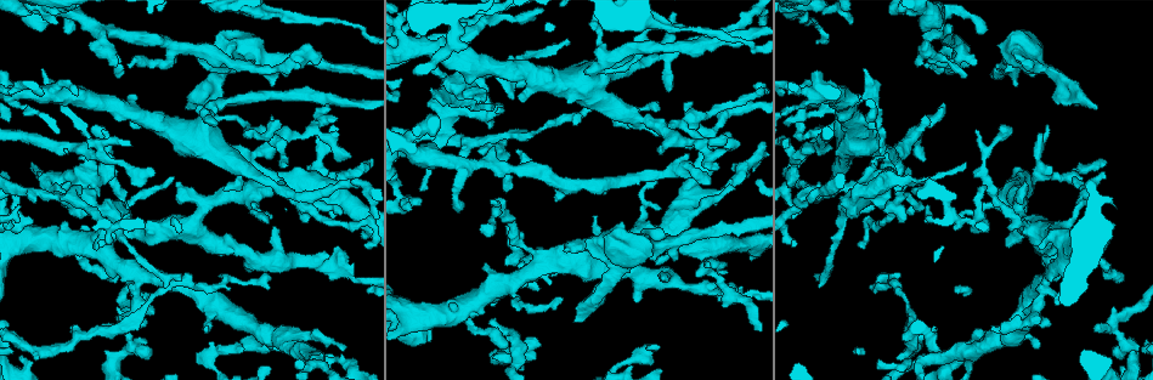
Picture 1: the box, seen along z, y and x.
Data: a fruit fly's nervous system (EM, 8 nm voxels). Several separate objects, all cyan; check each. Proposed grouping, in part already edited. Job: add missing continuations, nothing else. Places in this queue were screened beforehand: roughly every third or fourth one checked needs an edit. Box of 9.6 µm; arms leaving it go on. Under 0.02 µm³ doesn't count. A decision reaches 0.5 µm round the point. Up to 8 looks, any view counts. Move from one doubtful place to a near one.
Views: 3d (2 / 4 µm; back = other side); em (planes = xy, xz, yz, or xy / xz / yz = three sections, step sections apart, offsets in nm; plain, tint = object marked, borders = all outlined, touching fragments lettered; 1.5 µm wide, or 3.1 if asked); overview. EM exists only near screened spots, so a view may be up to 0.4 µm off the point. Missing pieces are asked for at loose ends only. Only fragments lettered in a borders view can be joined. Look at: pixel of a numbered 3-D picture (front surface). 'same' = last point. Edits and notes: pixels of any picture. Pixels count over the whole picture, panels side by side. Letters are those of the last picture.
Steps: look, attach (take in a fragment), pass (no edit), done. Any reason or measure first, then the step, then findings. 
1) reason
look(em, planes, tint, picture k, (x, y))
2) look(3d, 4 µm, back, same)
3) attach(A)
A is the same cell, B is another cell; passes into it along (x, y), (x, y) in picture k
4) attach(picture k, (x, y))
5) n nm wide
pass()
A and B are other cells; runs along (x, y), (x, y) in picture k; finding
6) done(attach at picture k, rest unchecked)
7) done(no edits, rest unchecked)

free end
look(3d, 4 µm, picture 1, (121, 204))

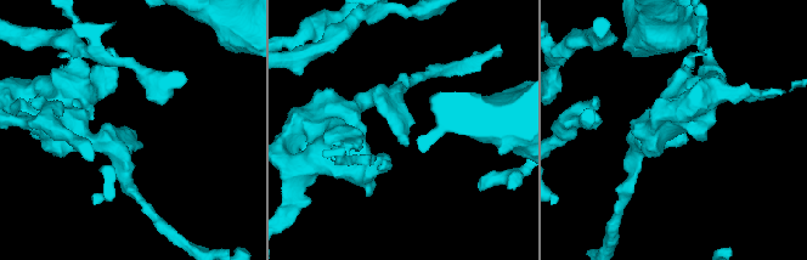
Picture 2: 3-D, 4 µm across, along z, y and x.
look(em, xz, step 4, borders, picture 2, (406, 144))

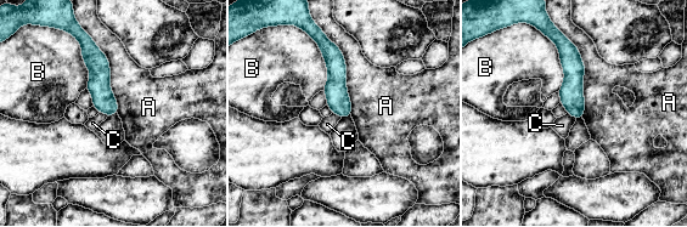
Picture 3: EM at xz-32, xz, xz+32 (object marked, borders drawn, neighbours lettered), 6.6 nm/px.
look(em, planes, borders, same)

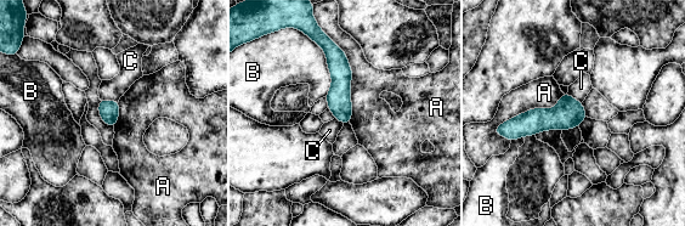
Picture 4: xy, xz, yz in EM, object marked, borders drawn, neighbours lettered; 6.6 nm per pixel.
A touches over 600 nm
pass()
A, B and C are other cells; runs along (327, 45), (340, 71), (345, 120) in picture 4; none of them fits

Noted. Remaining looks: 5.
branch stops here
look(em, planes, borders, picture 1, (647, 229))

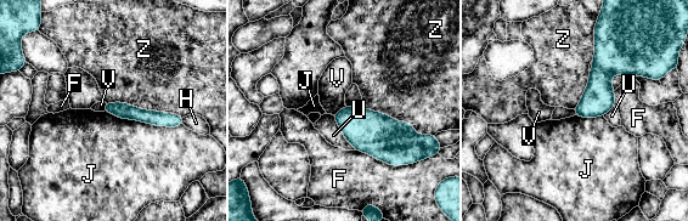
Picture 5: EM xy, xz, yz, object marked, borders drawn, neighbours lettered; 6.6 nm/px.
pass()
F, H, J, U, V and Z are other cells; no lettered fragment goes on from it

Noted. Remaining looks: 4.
tapers out
look(em, planes, tint, picture 1, (570, 43))

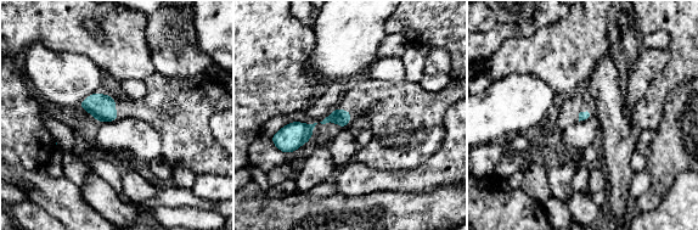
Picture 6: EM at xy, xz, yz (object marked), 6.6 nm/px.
see the neighbours
look(em, planes, borders, same)

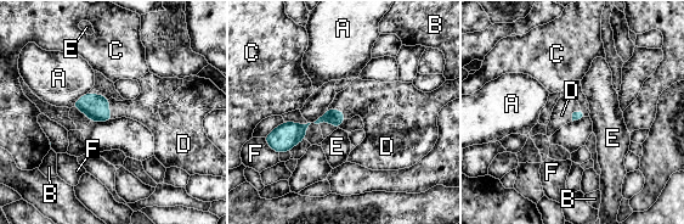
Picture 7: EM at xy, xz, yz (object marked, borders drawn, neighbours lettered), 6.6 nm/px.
attach(D)
D is the same cell, A, B, C, E and F are other cells; passes into it along (335, 117), (338, 110), (373, 101) in picture 7; the neuron continues

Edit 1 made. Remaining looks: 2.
done(attach at picture 7, rest unchecked)

